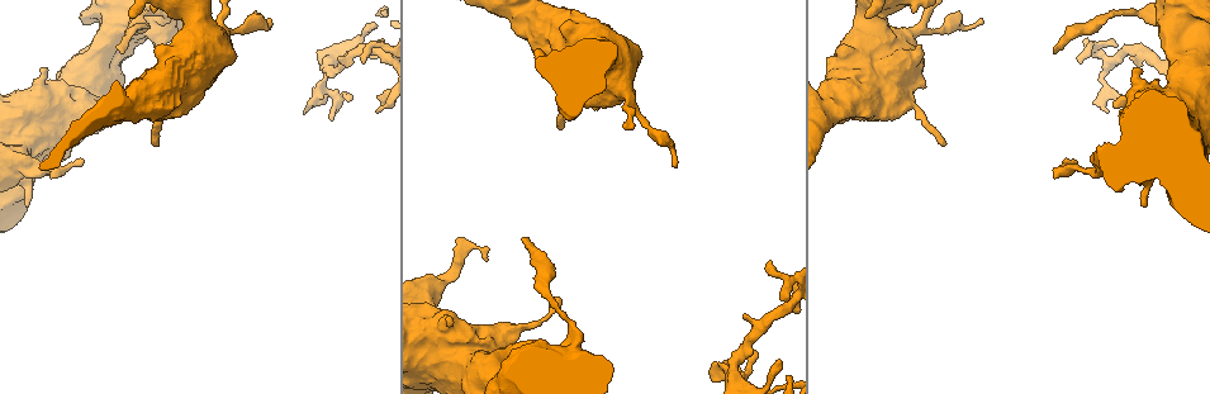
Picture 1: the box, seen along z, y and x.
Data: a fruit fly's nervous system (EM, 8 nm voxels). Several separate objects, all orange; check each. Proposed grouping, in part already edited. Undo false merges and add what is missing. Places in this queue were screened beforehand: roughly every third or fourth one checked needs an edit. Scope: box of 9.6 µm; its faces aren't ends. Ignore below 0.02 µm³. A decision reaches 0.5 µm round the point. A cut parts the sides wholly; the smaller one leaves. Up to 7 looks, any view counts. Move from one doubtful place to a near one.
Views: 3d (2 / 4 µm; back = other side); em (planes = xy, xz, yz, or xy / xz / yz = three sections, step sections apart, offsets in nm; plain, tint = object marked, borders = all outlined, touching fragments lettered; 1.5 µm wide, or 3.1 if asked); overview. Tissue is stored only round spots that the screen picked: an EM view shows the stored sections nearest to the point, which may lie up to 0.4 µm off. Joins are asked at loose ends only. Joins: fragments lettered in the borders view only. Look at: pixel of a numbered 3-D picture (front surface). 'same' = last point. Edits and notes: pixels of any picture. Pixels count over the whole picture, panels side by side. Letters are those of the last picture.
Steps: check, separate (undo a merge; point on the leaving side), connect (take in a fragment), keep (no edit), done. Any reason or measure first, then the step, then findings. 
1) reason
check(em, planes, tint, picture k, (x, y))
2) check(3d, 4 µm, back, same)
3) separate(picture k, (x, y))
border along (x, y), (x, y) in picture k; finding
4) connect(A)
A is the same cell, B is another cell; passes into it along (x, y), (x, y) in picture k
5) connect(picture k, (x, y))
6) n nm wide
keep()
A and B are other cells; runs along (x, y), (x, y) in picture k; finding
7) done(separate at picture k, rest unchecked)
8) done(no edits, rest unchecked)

check(em, yz, step 8, tint, picture 1, (1166, 32))

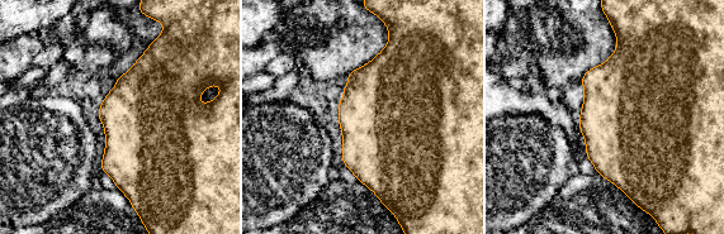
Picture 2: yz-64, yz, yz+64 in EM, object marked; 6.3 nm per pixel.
check(em, yz, step 8, borders, same)

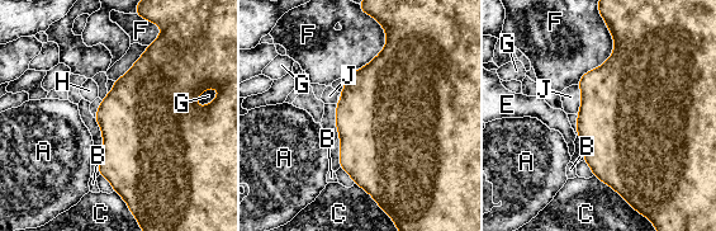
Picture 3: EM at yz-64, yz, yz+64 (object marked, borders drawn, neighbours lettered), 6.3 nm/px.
keep()
A, B, C, E, F, G, H and J are other cells; border along (577, 85), (581, 92), (578, 114) in picture 3; continuous, no second neuron

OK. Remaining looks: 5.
branch stops here
check(em, xy, step 4, borders, picture 1, (120, 50))

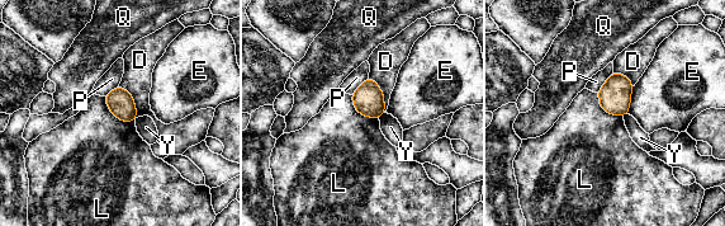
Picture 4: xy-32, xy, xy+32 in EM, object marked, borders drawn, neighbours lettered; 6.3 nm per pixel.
check(em, planes, borders, same)

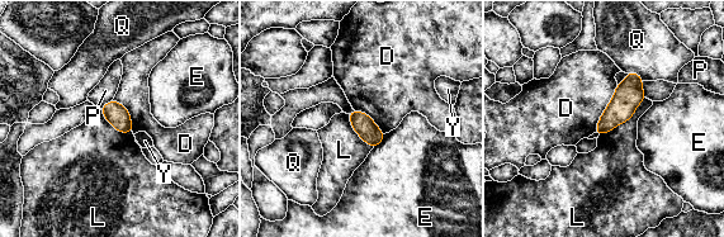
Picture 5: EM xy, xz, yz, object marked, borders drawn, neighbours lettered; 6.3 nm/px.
140 nm wide
keep()
D, E, L, P, Q and Y are other cells; border along (646, 98), (627, 121), (599, 136) in picture 5; none of them fits

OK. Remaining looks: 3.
long arm stops here
check(3d, 2 µm, picture 1, (555, 296))

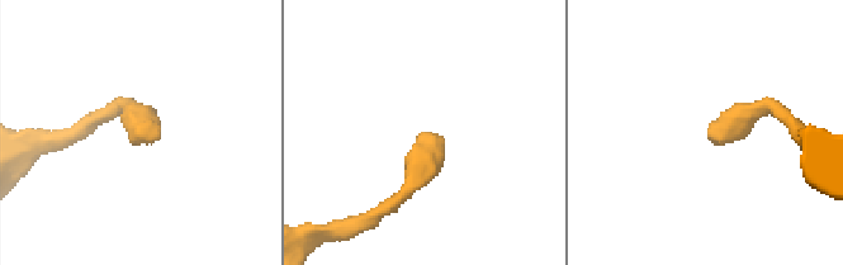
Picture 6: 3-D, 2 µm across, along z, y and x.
need the tissue
check(em, 3.1 µm, planes, tint, picture 6, (709, 132))

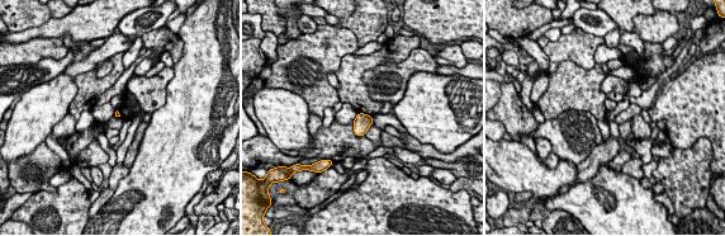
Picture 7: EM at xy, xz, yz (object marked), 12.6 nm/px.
check(em, 3.1 µm, planes, borders, same)

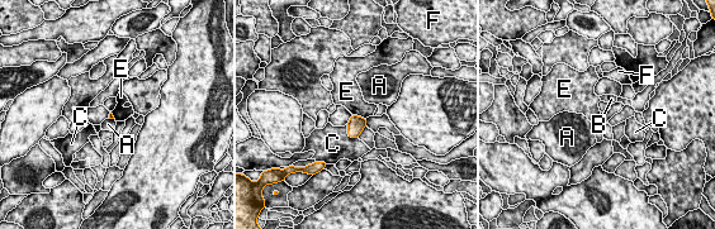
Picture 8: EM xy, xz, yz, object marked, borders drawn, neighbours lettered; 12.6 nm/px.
keep()
A, B, C, E and F are other cells; border along (353, 114), (365, 119) in picture 8; no lettered fragment goes on from it

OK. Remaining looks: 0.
done(no edits, rest unchecked)

